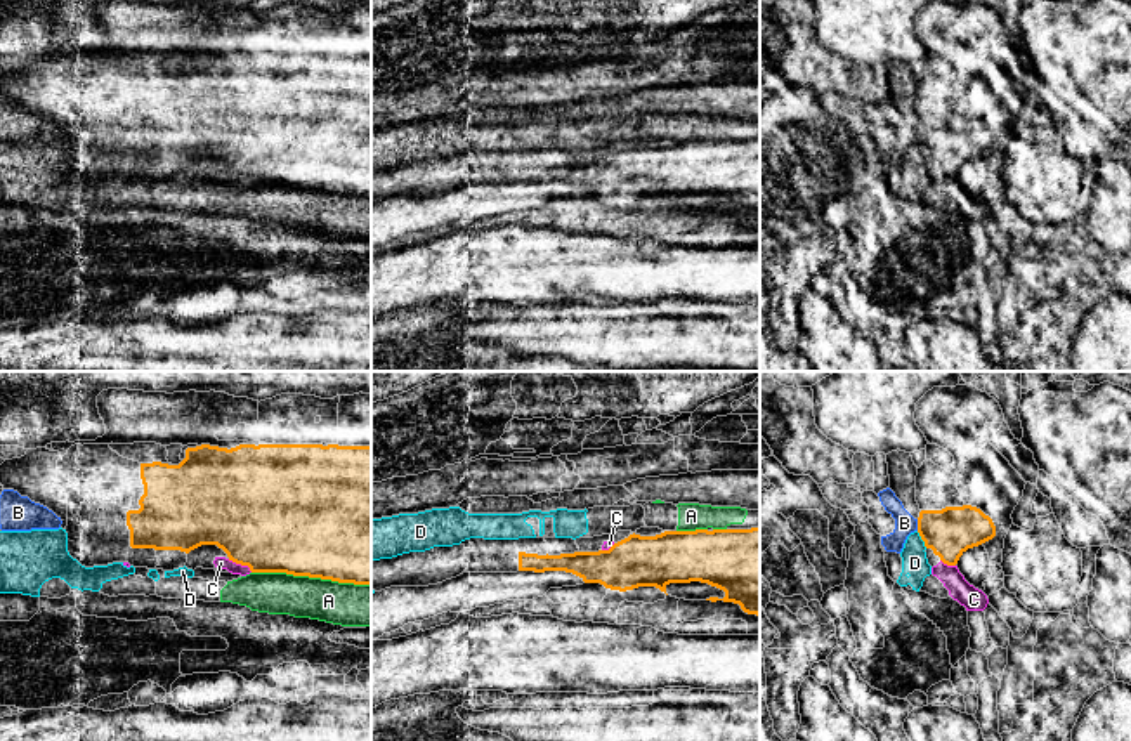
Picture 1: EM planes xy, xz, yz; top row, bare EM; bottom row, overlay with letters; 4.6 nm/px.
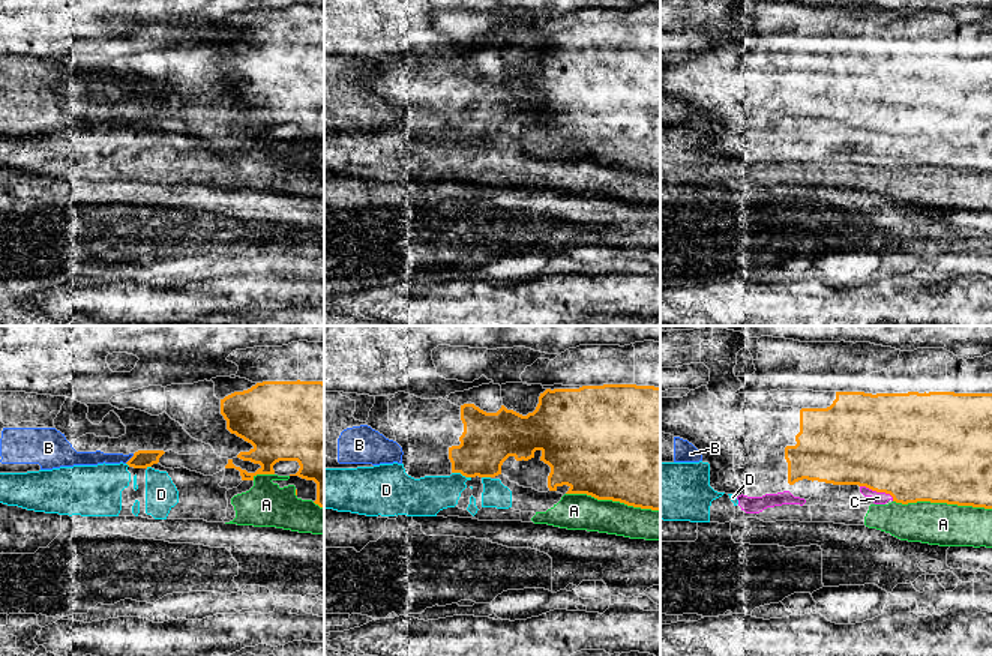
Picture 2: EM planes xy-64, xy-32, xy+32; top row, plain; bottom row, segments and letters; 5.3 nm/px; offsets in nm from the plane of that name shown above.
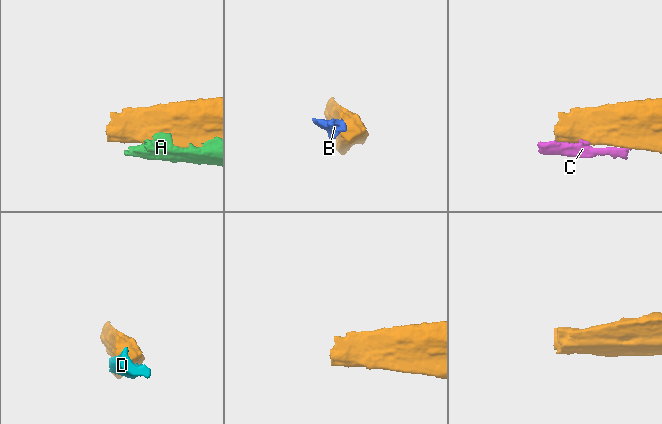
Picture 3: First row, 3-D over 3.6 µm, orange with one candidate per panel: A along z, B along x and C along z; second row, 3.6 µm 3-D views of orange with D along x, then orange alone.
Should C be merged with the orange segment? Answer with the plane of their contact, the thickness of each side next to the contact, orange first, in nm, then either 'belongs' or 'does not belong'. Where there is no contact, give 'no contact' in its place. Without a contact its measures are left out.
xy | 500/60 nm | does not belong

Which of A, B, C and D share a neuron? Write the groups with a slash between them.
A C D / B

